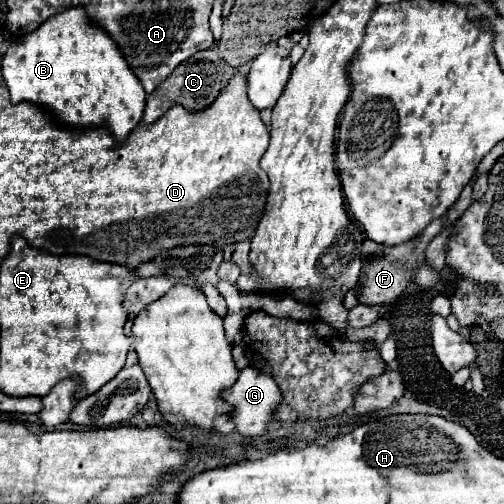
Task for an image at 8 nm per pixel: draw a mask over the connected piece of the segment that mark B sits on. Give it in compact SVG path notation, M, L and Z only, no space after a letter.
M68 8L58 16L48 18L36 32L24 38L16 38L2 56L2 74L10 90L12 104L30 102L44 106L60 126L66 128L108 128L114 140L122 142L140 124L146 106L146 92L140 88L140 80L132 76L126 60L116 48L114 40L104 30L90 24L84 8Z

